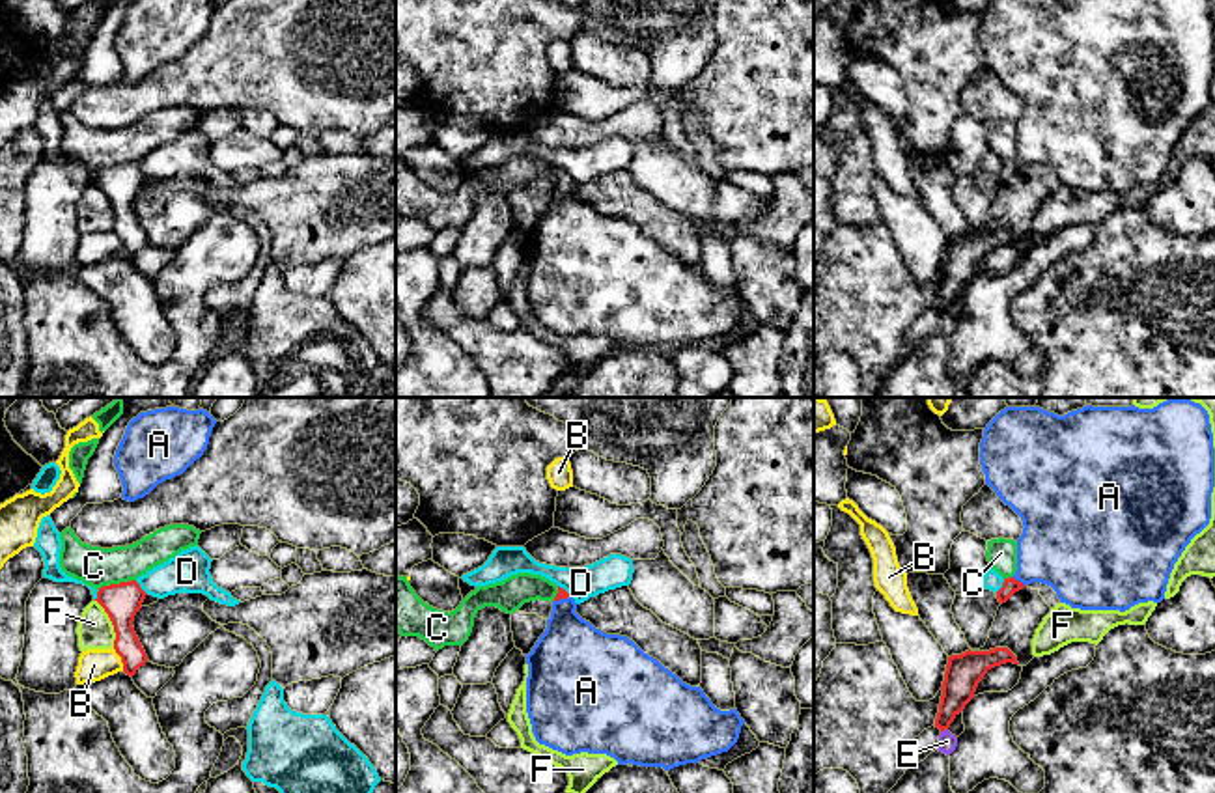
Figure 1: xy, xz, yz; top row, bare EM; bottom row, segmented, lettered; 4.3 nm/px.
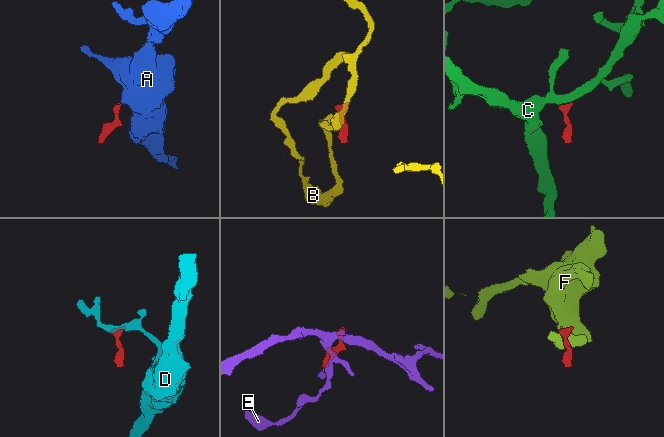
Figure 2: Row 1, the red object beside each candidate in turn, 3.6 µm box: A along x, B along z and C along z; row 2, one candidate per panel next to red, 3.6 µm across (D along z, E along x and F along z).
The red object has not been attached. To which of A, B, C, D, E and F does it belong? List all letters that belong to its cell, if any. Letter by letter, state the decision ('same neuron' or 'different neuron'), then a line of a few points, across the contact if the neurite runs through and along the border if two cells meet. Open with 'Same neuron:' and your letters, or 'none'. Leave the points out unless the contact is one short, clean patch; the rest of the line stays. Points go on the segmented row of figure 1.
Same neuron: A
A: same neuron; line yz (1010, 586), (1018, 581), (1047, 551), (1062, 545)
B: different neuron; line xy (112, 648), (124, 670)
C: different neuron; line xy (135, 579), (97, 588)
D: different neuron; line xy (135, 581), (148, 594)
E: different neuron; line yz (947, 728), (941, 732)
F: different neuron; line xy (96, 599), (112, 626), (114, 646)

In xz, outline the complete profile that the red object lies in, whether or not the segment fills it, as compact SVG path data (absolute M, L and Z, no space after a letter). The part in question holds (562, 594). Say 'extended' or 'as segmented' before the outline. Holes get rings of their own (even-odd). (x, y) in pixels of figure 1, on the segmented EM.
extended | M558 586L547 629L526 657L526 713L532 733L539 744L566 756L588 752L607 754L618 765L663 767L670 771L679 765L698 763L728 752L739 739L745 720L737 709L720 711L700 687L683 683L657 659L644 653L633 640L620 634L607 634L582 619L575 599Z

